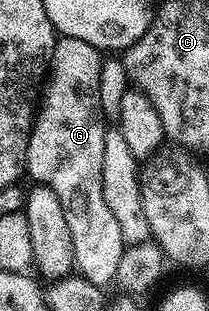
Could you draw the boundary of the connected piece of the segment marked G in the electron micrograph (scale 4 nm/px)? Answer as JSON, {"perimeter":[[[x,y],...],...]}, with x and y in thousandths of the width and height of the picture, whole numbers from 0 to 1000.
{"perimeter":[[[301,116],[273,119],[268,138],[258,141],[258,180],[249,183],[249,203],[230,209],[230,248],[201,280],[201,312],[182,328],[182,350],[172,360],[172,383],[153,389],[153,421],[144,424],[144,463],[124,476],[124,559],[129,569],[153,569],[148,579],[167,595],[182,598],[230,598],[258,617],[258,630],[278,630],[278,646],[297,656],[297,682],[316,695],[316,723],[335,733],[335,775],[354,781],[354,836],[364,839],[359,865],[373,871],[378,891],[407,894],[411,900],[431,900],[431,913],[450,913],[455,920],[474,920],[483,926],[512,923],[512,907],[526,913],[555,907],[555,878],[565,875],[565,849],[584,839],[584,810],[598,797],[598,778],[584,772],[584,746],[565,736],[565,704],[550,701],[545,682],[526,682],[526,666],[507,656],[507,630],[488,617],[488,502],[507,489],[507,376],[488,354],[488,331],[474,318],[474,248],[488,228],[488,206],[498,199],[498,186],[488,183],[483,164],[455,161],[445,148],[431,141],[411,141],[411,129],[354,129],[349,122],[311,122]]]}

